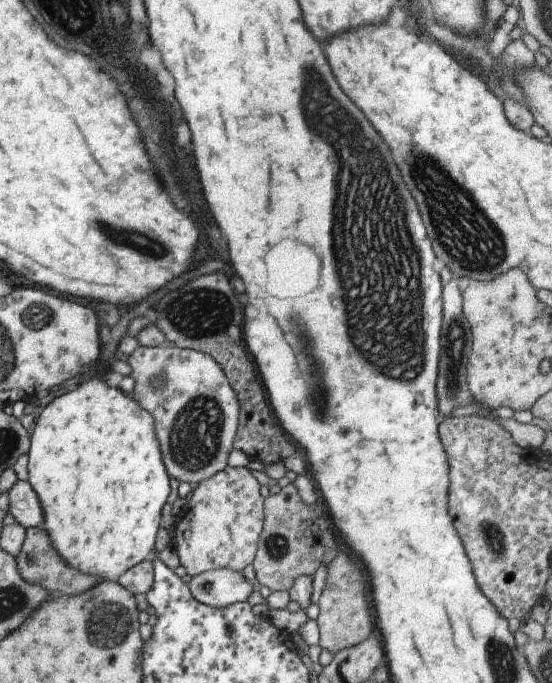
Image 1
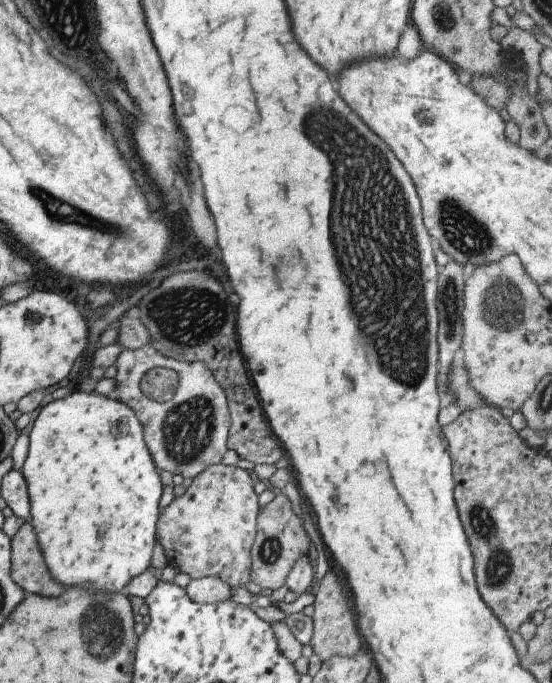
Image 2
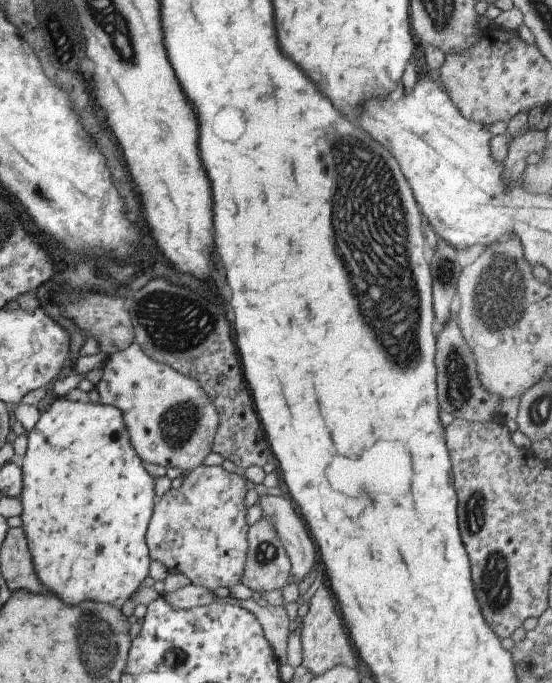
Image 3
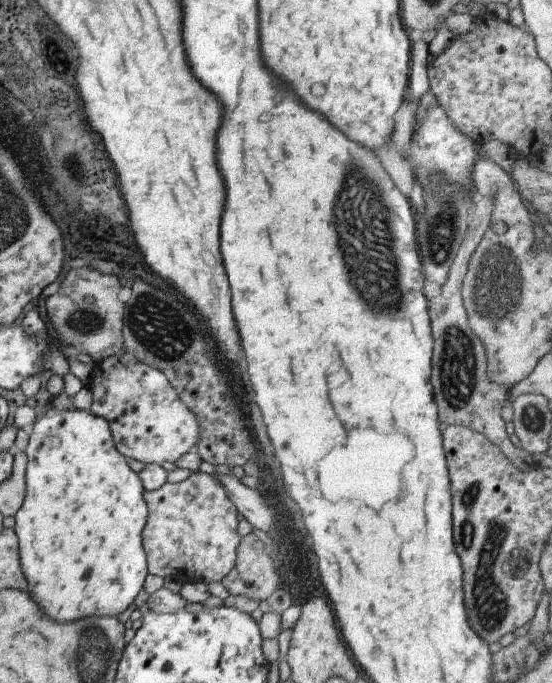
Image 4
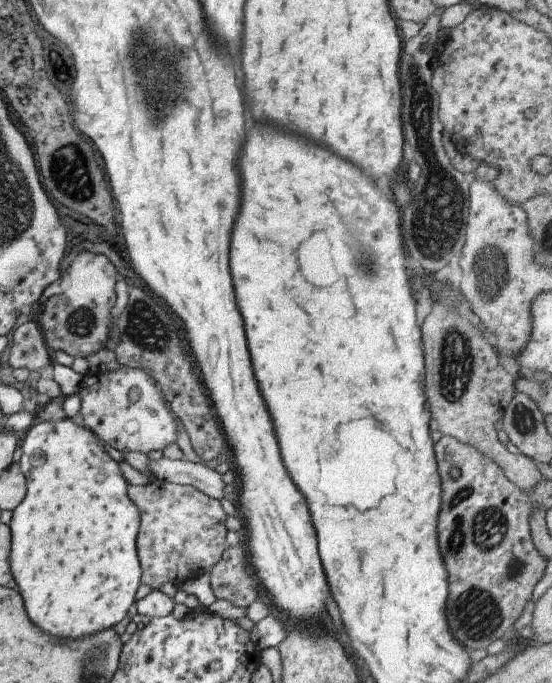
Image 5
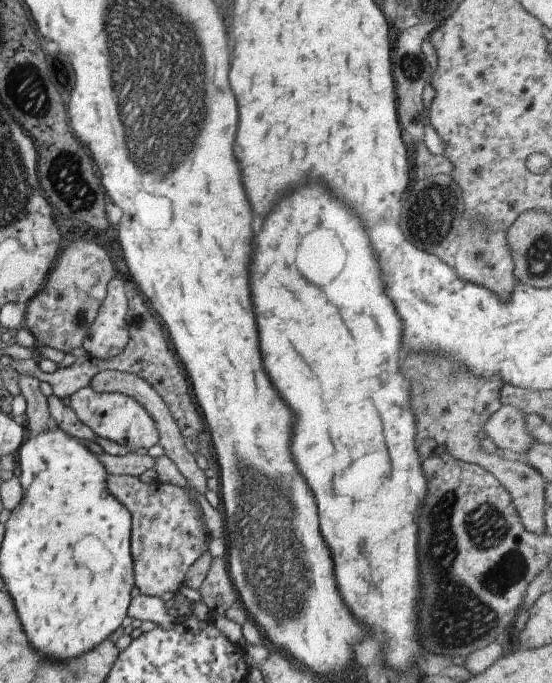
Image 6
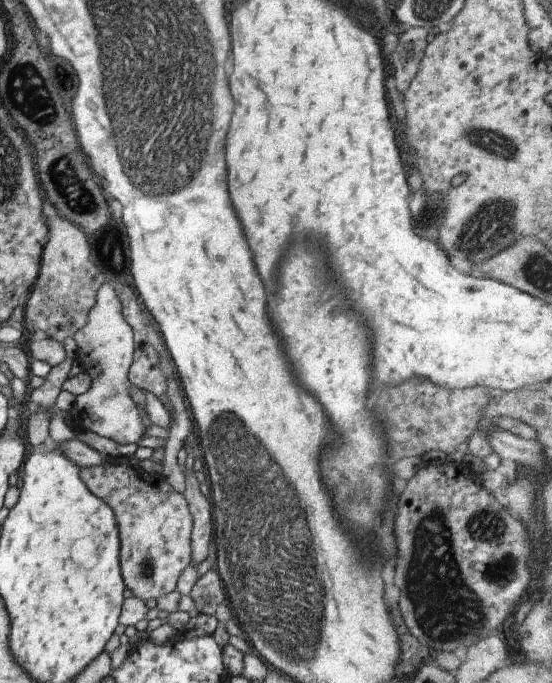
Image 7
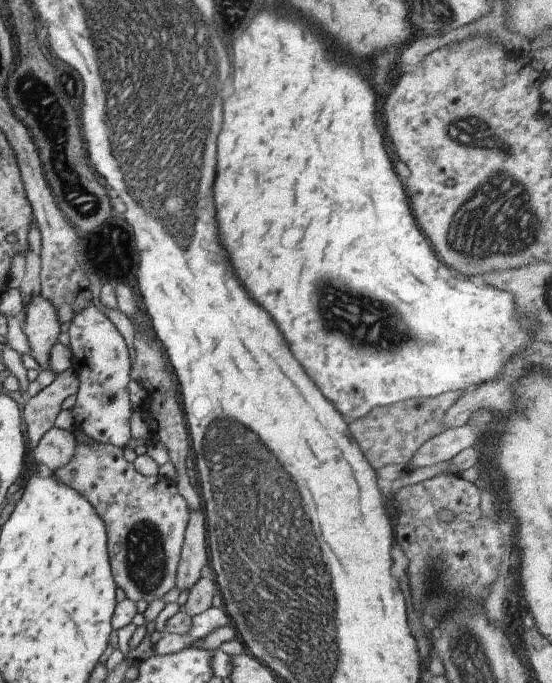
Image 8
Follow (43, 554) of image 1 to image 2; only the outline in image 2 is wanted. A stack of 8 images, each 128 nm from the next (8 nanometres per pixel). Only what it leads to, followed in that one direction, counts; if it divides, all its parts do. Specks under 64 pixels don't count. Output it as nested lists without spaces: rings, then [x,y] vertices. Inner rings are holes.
[[[26,522],[11,540],[11,552],[11,580],[26,593],[56,597],[67,590],[68,586],[51,576],[30,522]]]

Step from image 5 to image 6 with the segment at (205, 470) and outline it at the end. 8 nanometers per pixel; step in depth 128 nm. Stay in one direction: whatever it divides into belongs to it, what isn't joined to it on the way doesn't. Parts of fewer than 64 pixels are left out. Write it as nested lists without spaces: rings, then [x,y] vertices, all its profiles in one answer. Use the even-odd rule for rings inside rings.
[[[129,451],[124,456],[110,455],[107,452],[94,454],[102,462],[102,468],[106,468],[109,475],[140,476],[146,470],[154,468],[155,458],[149,456],[146,451]]]

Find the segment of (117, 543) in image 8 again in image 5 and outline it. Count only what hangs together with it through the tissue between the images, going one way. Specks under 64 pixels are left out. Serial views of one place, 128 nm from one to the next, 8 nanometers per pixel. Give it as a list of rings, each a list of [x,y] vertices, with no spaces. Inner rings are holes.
[[[156,478],[146,485],[128,484],[128,498],[140,509],[140,528],[137,536],[138,560],[142,567],[141,582],[149,585],[152,590],[159,591],[162,584],[172,582],[184,583],[210,570],[221,560],[226,542],[226,518],[228,514],[219,500],[208,498],[204,492],[190,485],[178,485]]]

